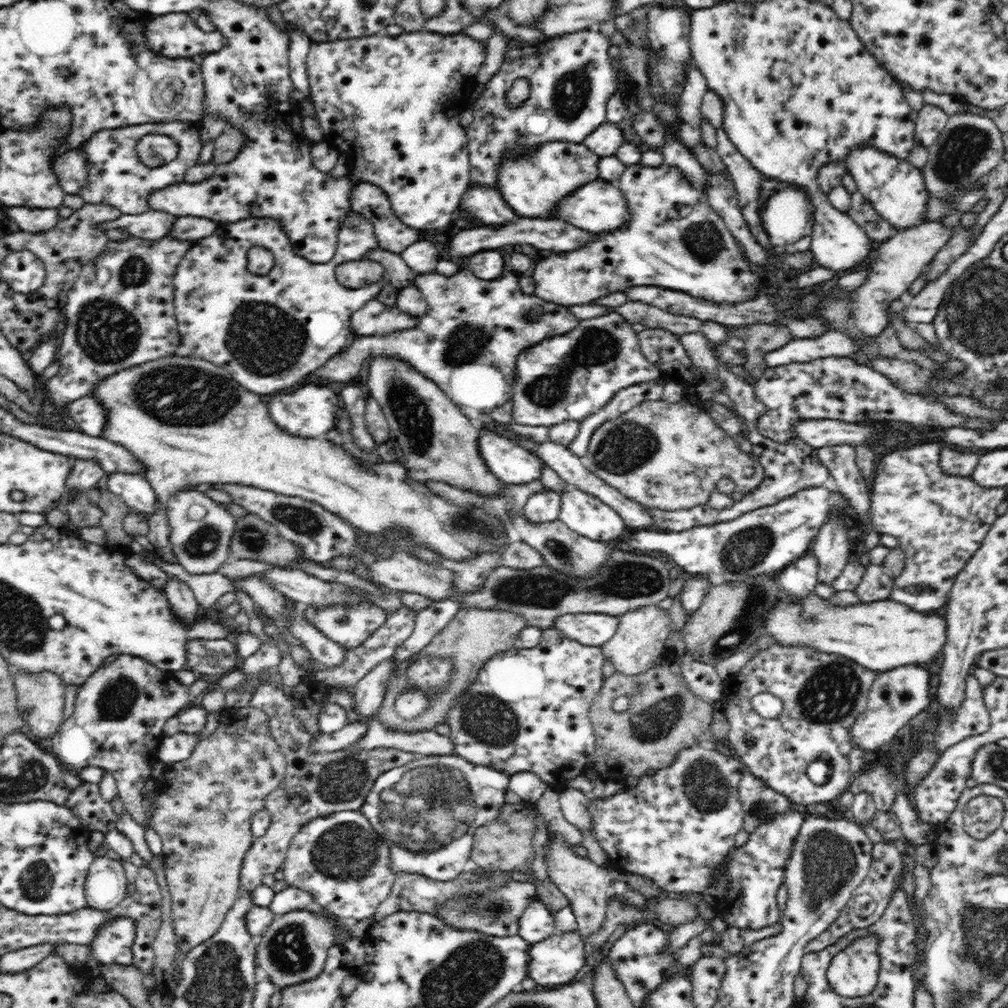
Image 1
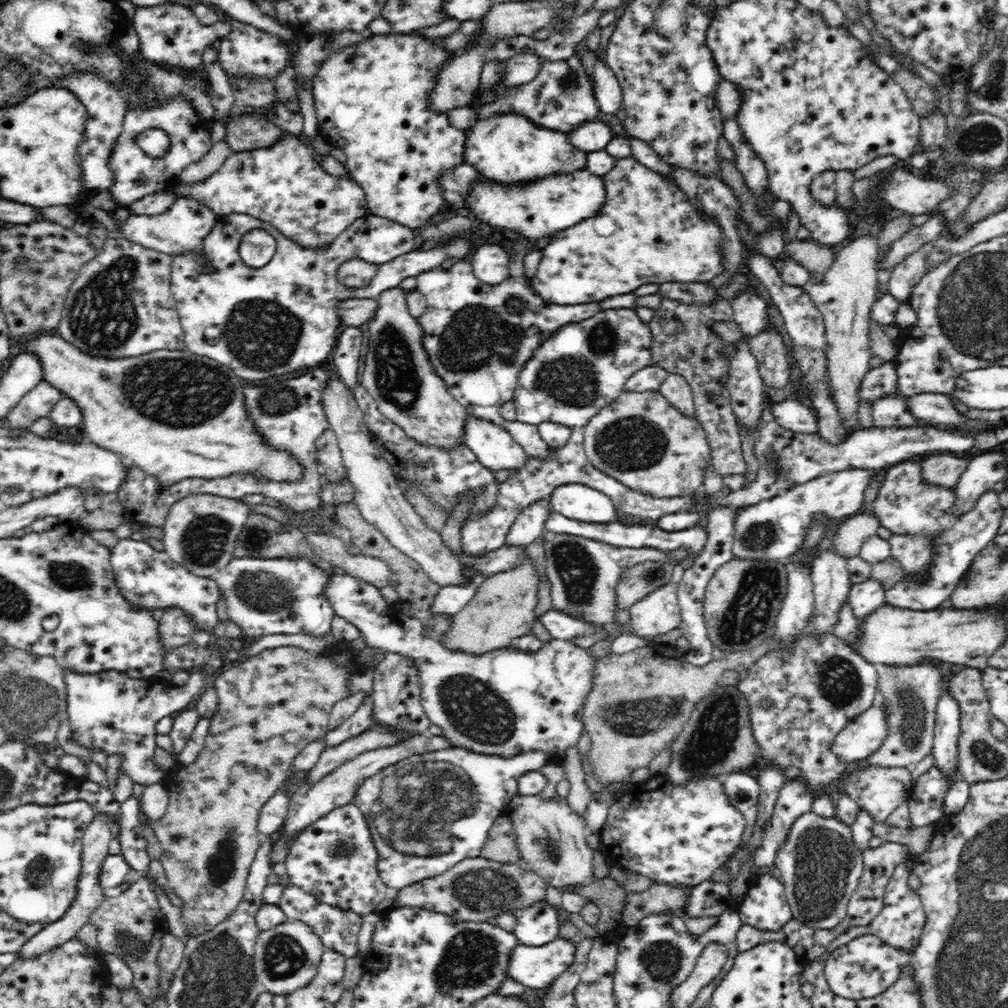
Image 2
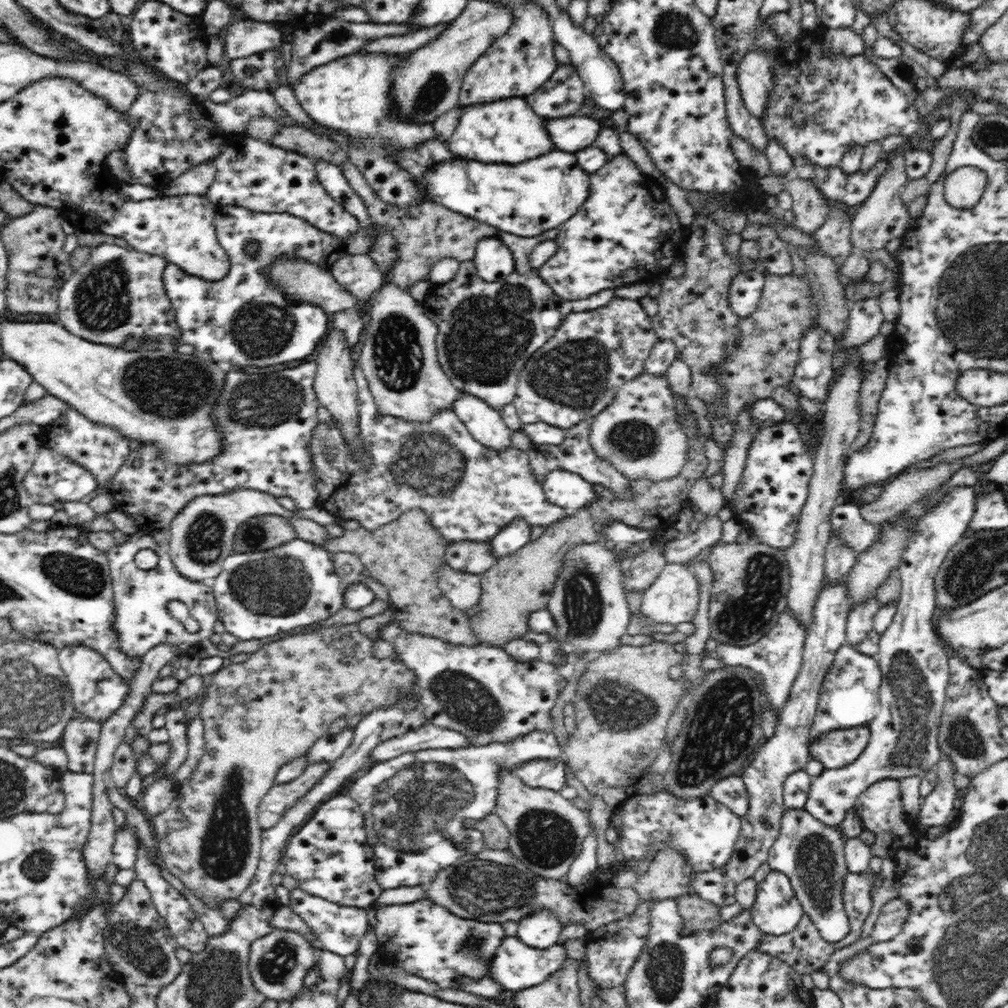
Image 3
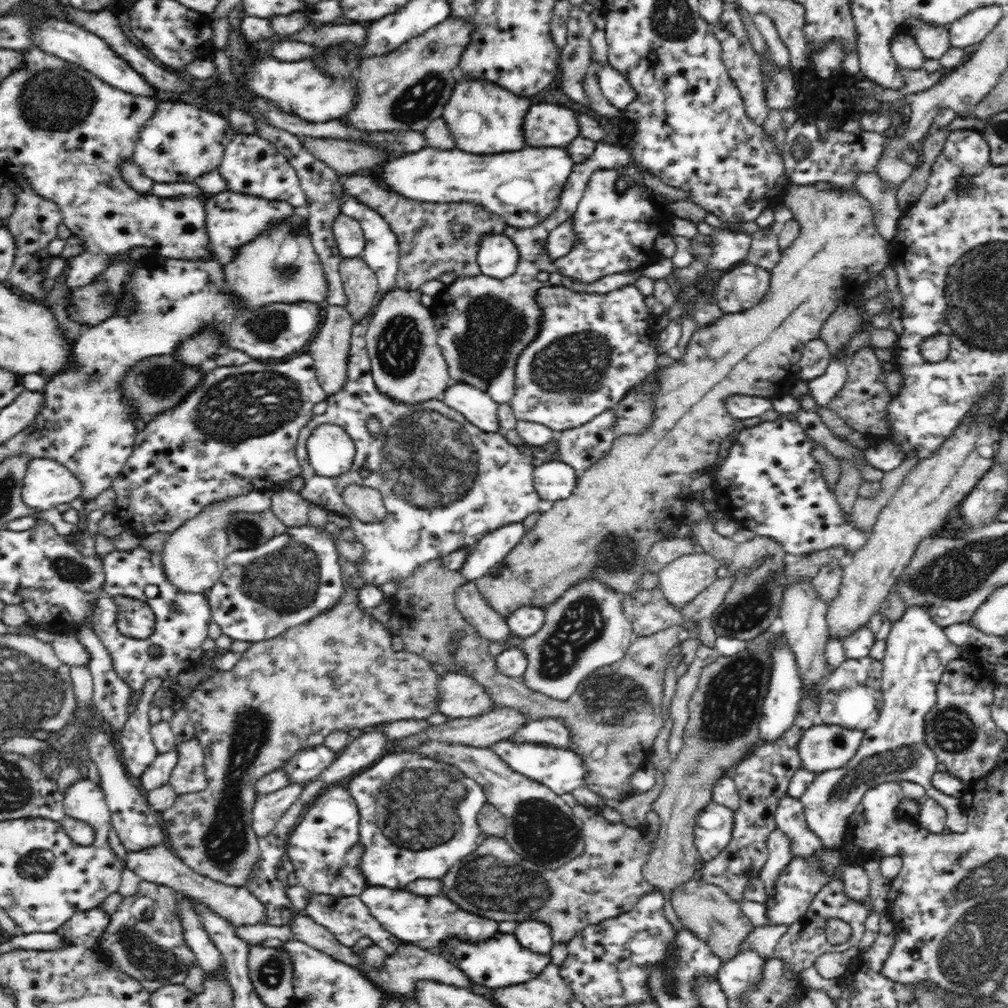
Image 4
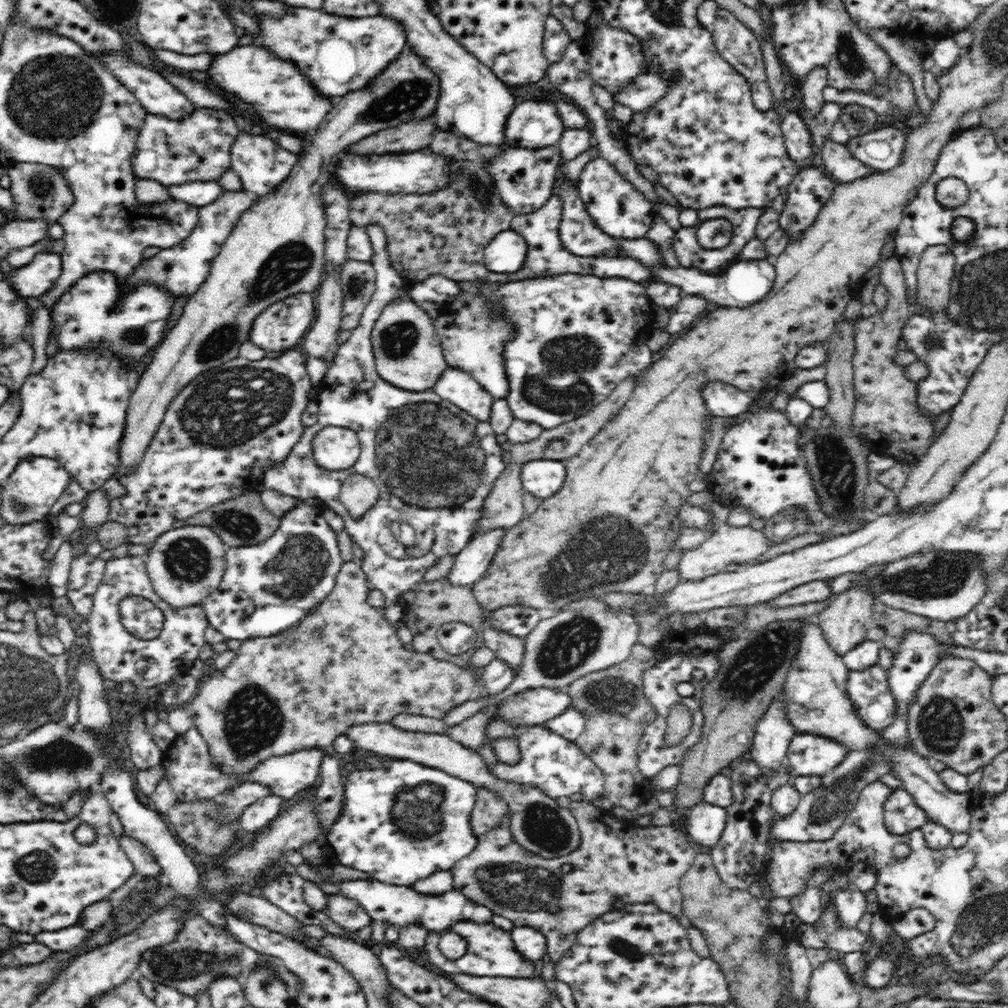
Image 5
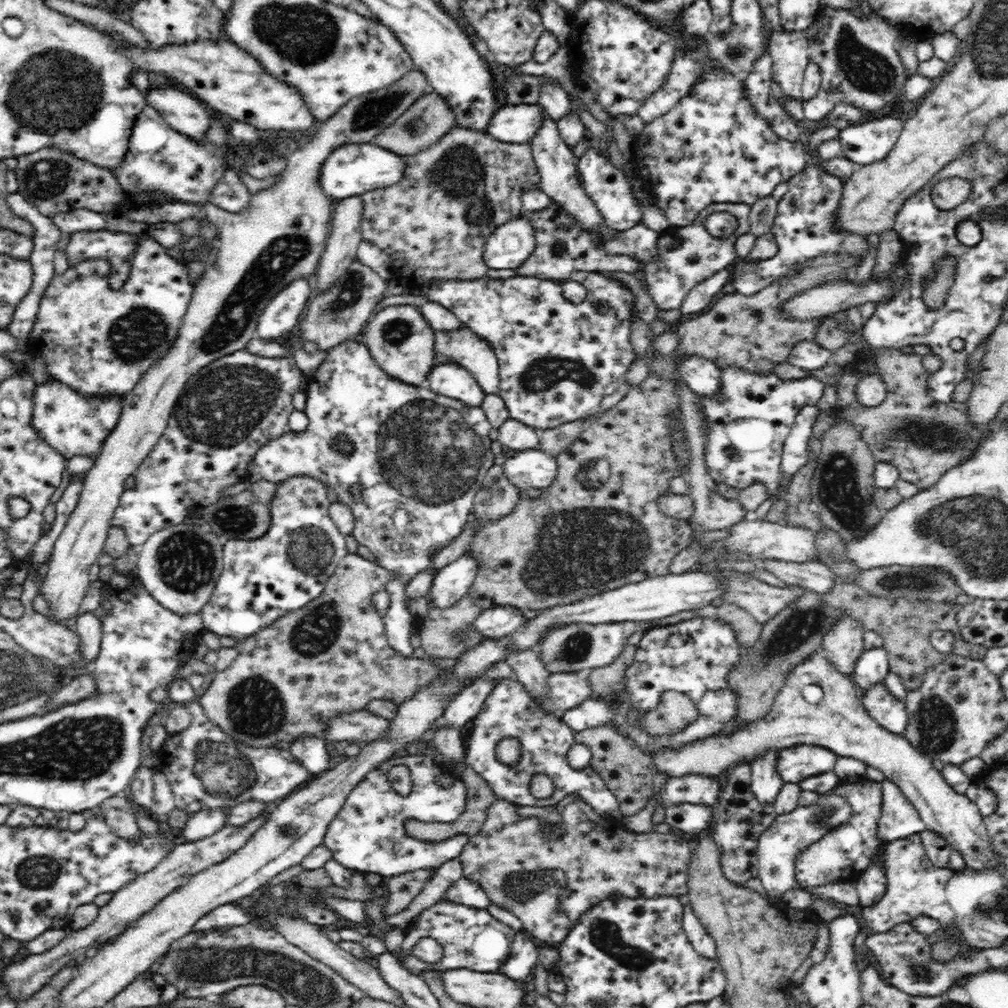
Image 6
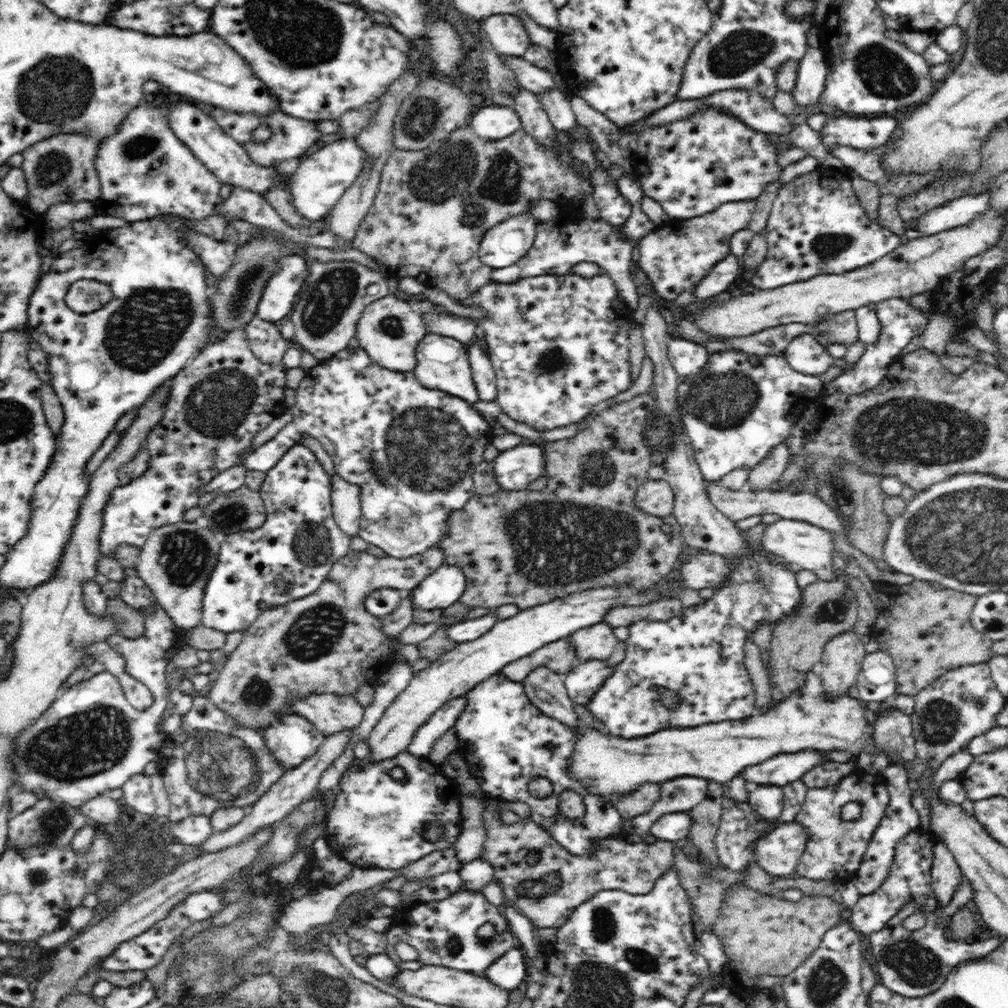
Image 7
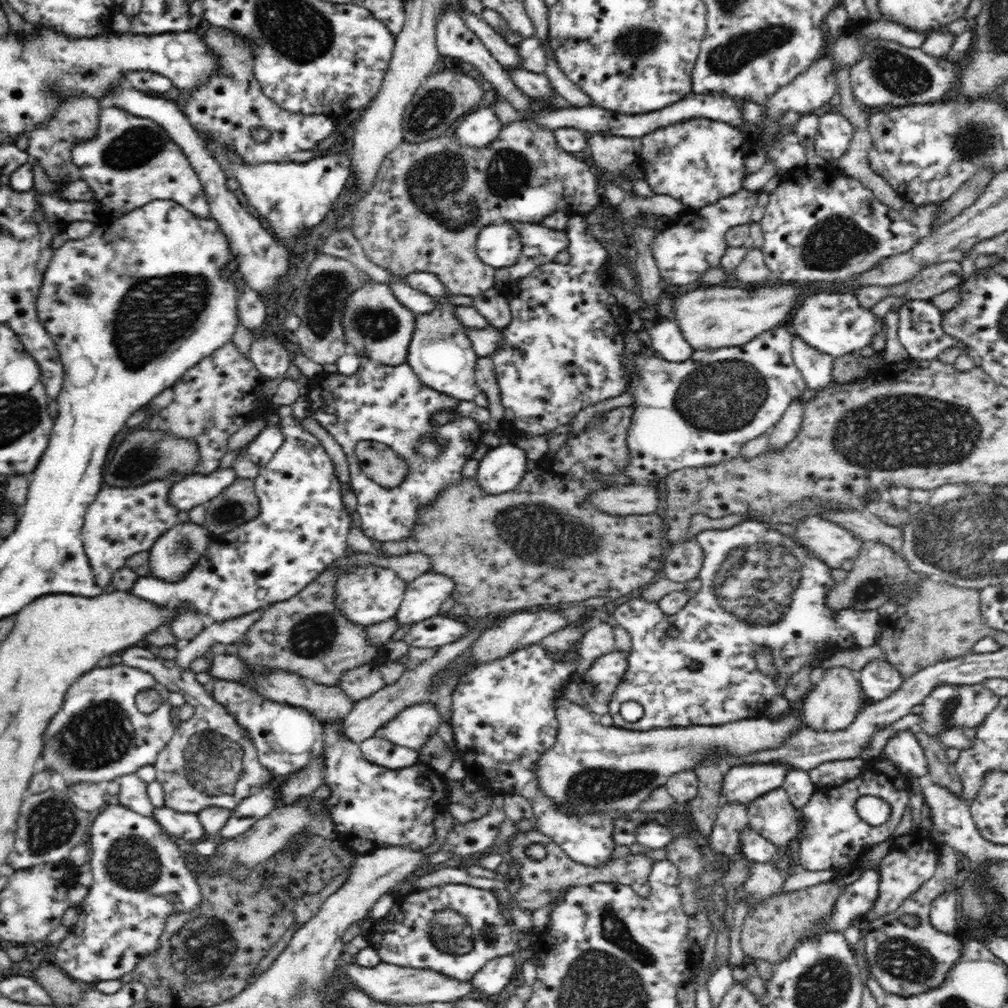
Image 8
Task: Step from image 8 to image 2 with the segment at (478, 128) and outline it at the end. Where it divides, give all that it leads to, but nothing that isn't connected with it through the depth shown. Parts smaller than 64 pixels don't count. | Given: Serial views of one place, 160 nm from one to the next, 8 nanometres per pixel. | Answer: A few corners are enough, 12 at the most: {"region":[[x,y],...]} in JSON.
{"region":[[602,120],[568,132],[577,150],[605,150],[615,138]]}

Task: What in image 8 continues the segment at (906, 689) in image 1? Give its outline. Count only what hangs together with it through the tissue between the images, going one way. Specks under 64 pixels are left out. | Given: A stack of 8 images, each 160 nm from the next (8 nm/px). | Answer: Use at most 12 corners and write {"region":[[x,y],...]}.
{"region":[[793,766],[729,767],[725,804],[750,804],[782,786]]}

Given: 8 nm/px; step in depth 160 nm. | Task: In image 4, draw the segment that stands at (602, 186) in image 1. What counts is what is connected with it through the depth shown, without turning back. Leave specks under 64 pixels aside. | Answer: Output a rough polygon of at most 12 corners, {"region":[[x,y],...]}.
{"region":[[425,147],[382,180],[414,201],[470,203],[532,228],[553,215],[566,149]]}

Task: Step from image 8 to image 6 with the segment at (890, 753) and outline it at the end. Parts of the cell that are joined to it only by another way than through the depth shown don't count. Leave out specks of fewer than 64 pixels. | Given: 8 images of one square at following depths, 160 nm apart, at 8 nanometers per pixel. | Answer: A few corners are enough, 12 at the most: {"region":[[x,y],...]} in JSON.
{"region":[[884,682],[862,690],[864,709],[903,735],[908,713]]}

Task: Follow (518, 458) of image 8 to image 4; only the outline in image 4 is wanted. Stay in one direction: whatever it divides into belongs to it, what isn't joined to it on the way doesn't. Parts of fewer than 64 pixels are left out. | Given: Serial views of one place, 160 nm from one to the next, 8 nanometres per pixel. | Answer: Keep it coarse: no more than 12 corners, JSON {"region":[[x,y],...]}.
{"region":[[562,461],[534,469],[534,489],[558,502],[576,490],[578,473]]}

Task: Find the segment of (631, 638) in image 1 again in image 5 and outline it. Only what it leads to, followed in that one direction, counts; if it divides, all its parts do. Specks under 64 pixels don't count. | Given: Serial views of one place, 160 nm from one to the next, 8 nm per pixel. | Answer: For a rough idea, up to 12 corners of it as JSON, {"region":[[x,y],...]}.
{"region":[[710,503],[711,536],[684,552],[678,580],[696,582],[769,550],[762,532],[727,524]]}

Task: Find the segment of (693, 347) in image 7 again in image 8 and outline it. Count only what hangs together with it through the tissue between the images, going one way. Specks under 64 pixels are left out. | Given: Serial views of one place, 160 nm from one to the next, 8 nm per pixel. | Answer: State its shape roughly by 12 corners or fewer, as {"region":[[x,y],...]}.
{"region":[[671,317],[647,324],[642,334],[667,362],[696,353]]}

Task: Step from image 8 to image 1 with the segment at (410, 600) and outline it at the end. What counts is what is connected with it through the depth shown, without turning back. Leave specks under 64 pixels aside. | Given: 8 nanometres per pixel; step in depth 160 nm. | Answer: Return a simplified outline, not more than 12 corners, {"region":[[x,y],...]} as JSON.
{"region":[[544,490],[526,498],[530,524],[559,518],[561,496]]}

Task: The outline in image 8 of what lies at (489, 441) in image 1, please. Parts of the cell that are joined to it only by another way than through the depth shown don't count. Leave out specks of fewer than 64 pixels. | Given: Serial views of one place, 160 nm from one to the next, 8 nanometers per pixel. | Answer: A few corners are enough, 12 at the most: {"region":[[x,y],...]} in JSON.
{"region":[[437,275],[409,287],[432,297],[406,363],[425,386],[459,401],[479,394],[479,357]]}

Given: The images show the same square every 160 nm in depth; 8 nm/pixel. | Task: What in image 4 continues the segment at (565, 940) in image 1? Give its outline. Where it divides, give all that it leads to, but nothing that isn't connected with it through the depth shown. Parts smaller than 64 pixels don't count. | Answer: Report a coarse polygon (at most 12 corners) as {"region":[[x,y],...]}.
{"region":[[515,934],[481,943],[456,937],[437,949],[490,989],[528,982],[552,964]]}

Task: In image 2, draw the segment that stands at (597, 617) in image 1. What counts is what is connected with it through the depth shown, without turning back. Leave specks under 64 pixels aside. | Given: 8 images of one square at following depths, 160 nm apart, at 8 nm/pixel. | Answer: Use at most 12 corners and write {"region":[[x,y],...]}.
{"region":[[556,609],[540,620],[551,638],[565,641],[601,632]]}

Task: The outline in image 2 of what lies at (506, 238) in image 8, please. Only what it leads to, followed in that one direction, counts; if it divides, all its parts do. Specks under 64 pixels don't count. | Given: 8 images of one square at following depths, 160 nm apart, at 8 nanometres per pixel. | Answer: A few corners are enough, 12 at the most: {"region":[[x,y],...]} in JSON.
{"region":[[499,245],[476,248],[468,261],[482,283],[508,278],[510,259]]}

